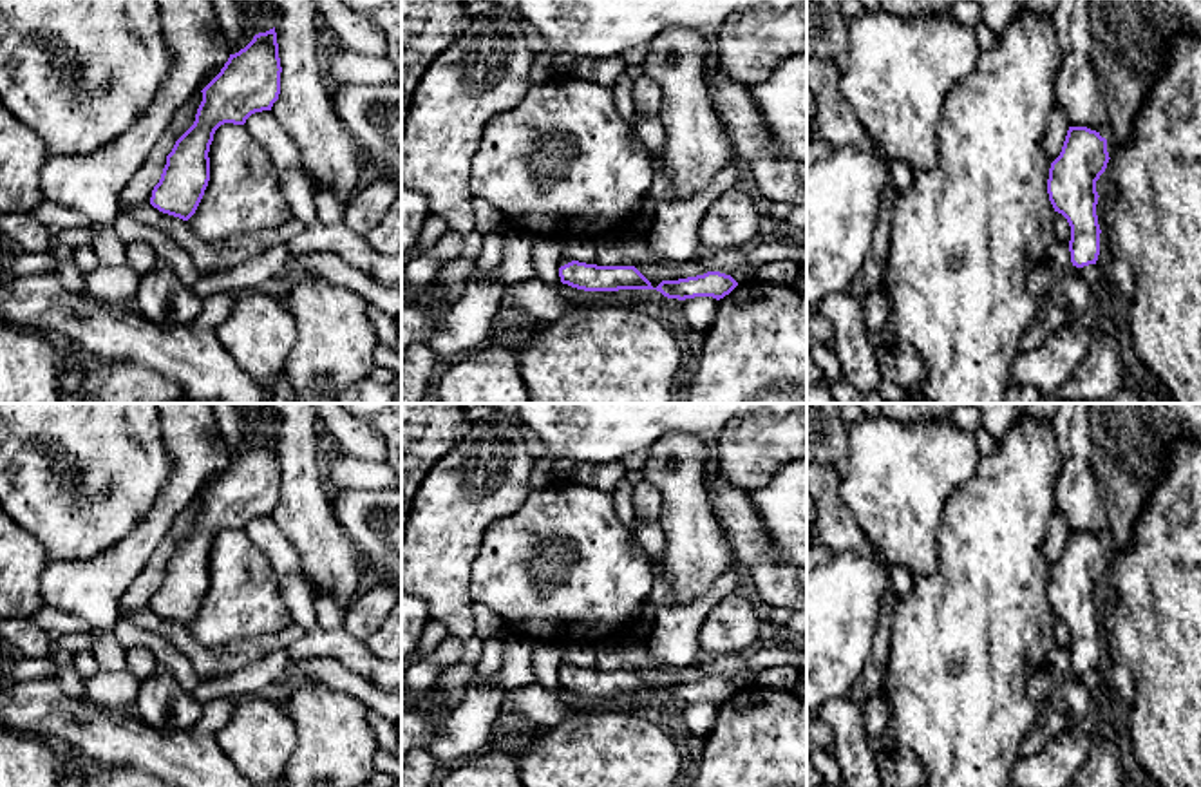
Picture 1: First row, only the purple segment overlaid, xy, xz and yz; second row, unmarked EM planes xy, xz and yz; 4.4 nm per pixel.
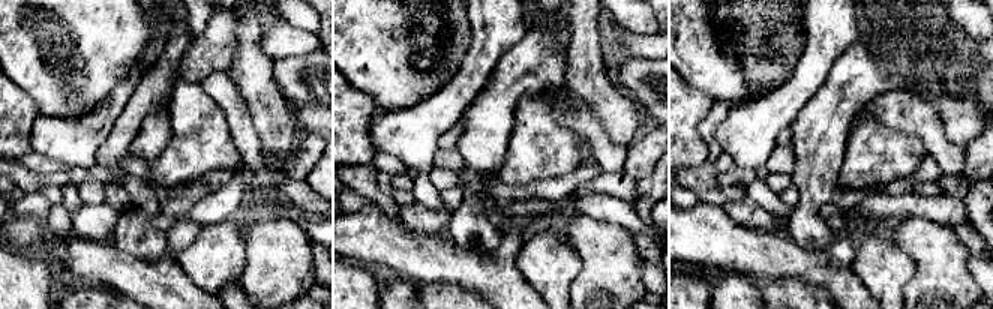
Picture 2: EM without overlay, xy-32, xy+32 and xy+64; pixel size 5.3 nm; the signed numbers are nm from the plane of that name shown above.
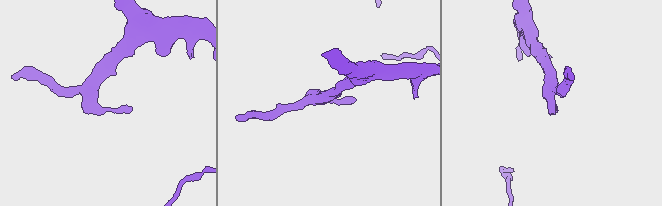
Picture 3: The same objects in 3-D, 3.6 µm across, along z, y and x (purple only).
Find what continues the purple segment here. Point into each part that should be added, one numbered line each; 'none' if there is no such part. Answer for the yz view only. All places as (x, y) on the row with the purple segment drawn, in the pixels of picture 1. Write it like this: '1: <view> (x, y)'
1: yz (1071, 297)

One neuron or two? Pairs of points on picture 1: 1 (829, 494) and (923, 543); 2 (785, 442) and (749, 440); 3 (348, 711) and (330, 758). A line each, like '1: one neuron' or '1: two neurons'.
1: two neurons
2: one neuron
3: one neuron

